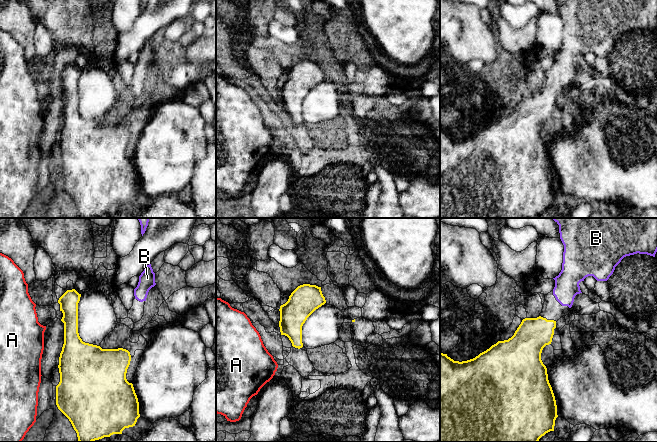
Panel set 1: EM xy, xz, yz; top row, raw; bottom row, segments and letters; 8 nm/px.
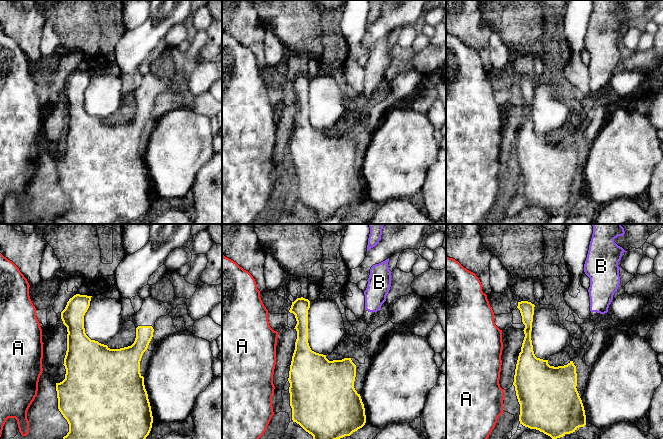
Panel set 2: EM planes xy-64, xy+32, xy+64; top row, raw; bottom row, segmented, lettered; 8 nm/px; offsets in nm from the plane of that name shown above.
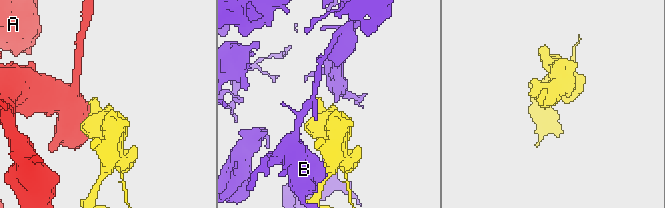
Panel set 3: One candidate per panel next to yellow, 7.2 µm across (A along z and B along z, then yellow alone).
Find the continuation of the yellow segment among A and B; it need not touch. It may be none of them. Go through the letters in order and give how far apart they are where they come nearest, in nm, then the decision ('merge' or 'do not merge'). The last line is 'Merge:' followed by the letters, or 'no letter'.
A: 130 nm | do not merge
B: 140 nm | merge
Merge: B

